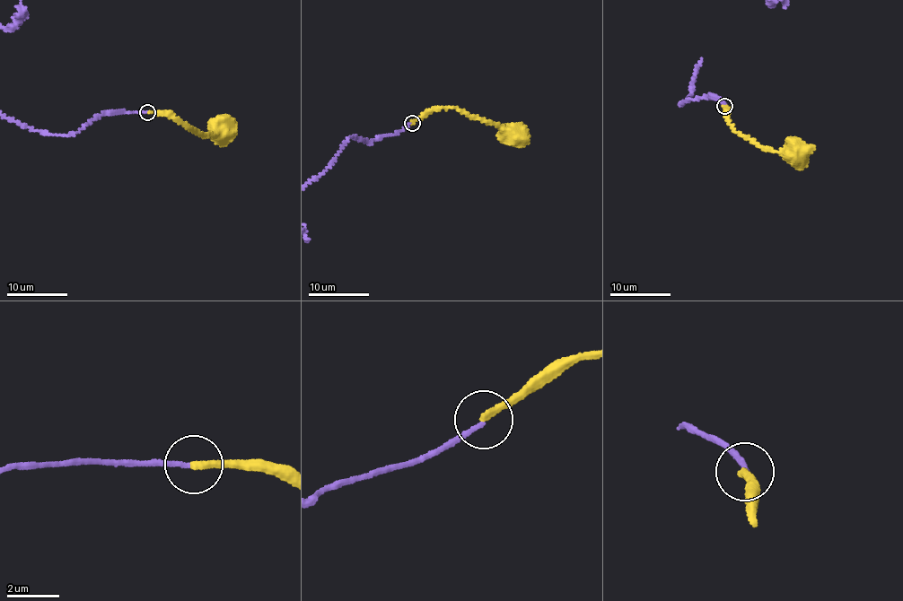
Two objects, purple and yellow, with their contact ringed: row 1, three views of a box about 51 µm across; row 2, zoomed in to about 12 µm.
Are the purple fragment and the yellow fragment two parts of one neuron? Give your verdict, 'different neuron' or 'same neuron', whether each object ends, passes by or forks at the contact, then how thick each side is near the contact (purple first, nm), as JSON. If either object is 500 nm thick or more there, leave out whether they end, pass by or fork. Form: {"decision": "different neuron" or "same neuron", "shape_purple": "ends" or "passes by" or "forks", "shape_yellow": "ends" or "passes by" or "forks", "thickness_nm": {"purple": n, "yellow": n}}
{"decision": "different neuron", "shape_purple": "ends", "shape_yellow": "ends", "thickness_nm": {"purple": 180, "yellow": 280}}

